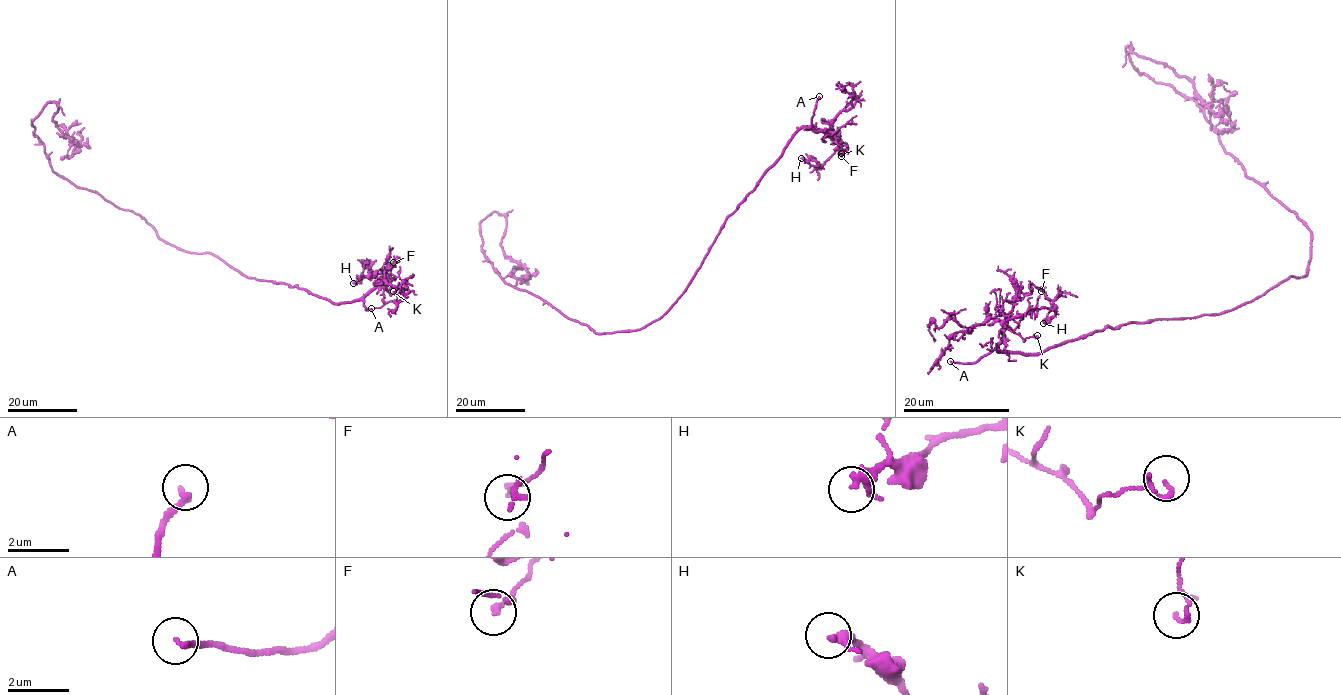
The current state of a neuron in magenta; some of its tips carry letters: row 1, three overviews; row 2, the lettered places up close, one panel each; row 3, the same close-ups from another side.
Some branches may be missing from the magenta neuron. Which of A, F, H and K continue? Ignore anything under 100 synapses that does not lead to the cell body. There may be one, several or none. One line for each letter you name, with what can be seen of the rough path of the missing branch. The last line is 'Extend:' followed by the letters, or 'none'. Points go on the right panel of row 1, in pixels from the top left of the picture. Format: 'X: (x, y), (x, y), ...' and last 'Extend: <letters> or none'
Extend: A

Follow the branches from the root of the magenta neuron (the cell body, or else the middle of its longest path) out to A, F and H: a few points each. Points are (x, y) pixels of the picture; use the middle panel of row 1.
A: (627, 331), (658, 320), (683, 292), (725, 219), (780, 156), (787, 142), (811, 124), (819, 96)
F: (627, 331), (646, 327), (669, 308), (725, 219), (800, 129), (827, 133), (842, 150), (847, 148), (841, 156)
H: (627, 331), (669, 308), (725, 219), (800, 129), (837, 136), (837, 148), (823, 164), (801, 158)

